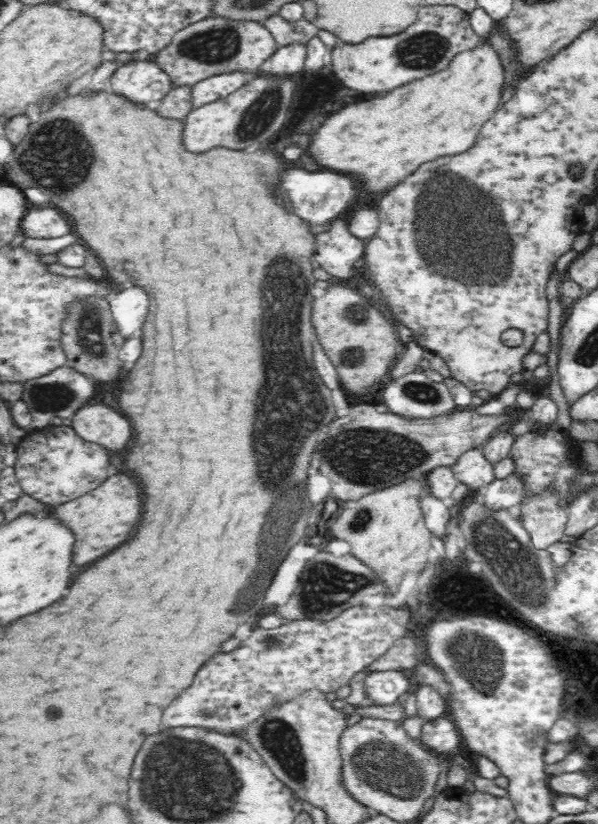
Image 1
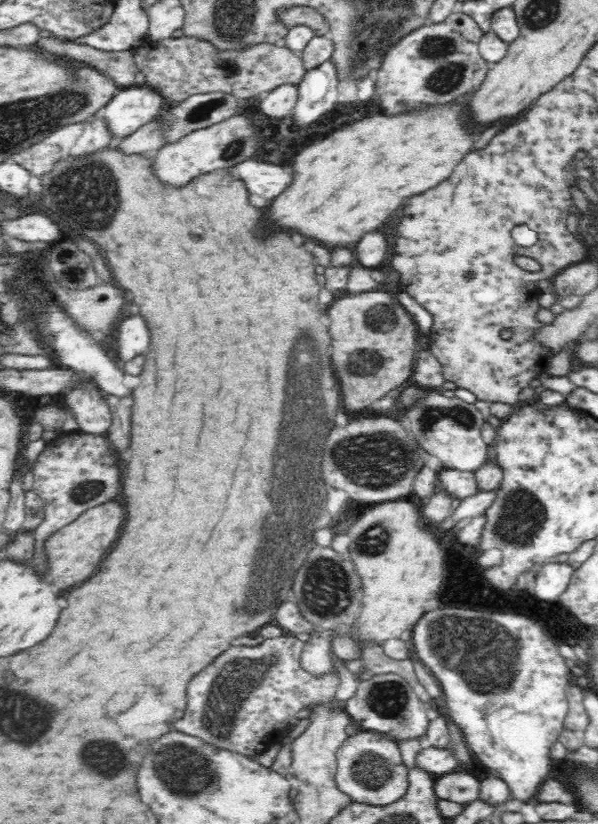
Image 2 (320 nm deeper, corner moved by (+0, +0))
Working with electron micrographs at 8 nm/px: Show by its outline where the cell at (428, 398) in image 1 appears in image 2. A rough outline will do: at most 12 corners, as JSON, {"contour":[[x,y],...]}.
{"contour":[[428,392],[405,428],[439,468],[488,463],[474,403]]}

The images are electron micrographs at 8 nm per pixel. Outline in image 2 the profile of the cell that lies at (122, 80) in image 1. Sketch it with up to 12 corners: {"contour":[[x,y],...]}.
{"contour":[[148,85],[120,88],[101,112],[112,140],[164,111]]}

